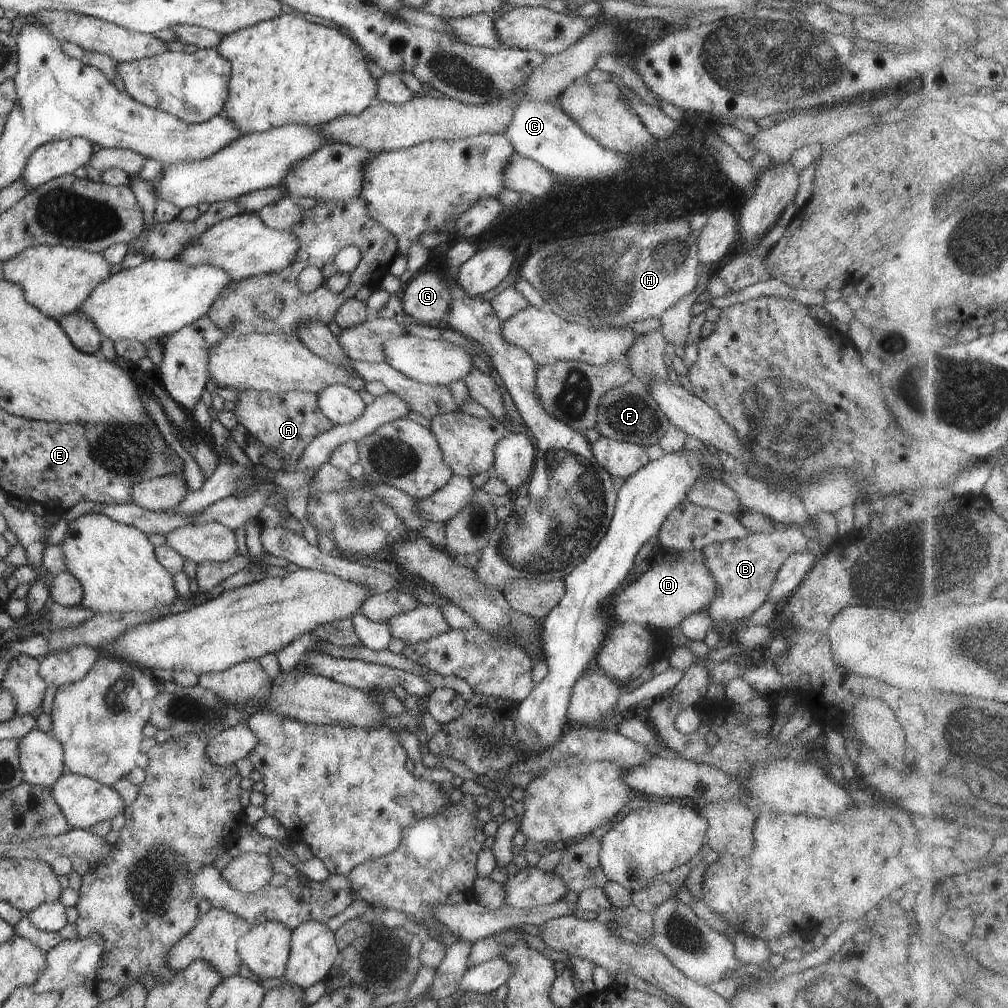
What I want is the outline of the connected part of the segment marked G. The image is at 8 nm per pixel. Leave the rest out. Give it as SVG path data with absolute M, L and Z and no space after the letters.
M436 272L414 274L401 289L400 297L405 314L422 325L437 325L451 305L450 289Z

